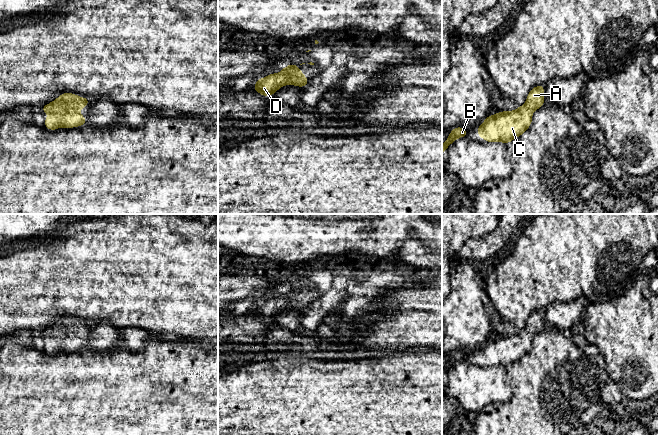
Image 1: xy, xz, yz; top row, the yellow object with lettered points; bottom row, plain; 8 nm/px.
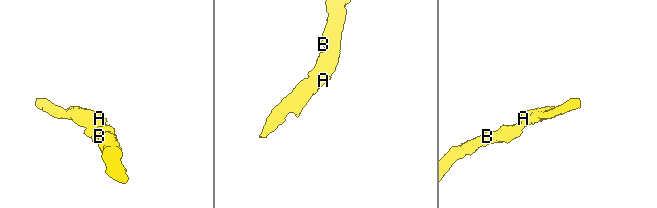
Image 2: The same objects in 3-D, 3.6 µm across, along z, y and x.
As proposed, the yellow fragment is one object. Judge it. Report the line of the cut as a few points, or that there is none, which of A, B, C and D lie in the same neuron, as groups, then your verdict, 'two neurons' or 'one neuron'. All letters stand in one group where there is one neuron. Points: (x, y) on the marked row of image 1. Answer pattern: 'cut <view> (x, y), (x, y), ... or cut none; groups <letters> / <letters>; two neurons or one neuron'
cut none; groups A B C D; one neuron

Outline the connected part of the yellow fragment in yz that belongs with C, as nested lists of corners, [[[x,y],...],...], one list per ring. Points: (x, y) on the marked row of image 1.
[[[544,85],[536,86],[528,93],[526,103],[511,112],[501,111],[488,116],[477,128],[478,136],[486,142],[508,144],[522,135],[532,123],[532,113],[544,106]]]

